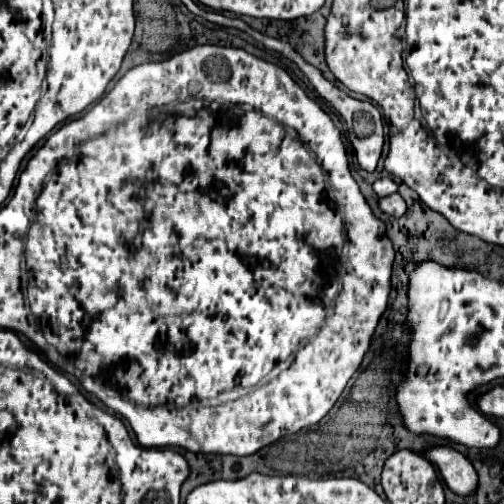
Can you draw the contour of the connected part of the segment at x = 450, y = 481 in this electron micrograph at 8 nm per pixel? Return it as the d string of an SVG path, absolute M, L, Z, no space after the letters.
M434 445L430 449L426 449L426 459L436 463L440 469L440 475L444 477L446 485L458 493L458 495L468 495L476 489L478 483L478 475L472 467L472 463L458 453L452 447L446 445Z

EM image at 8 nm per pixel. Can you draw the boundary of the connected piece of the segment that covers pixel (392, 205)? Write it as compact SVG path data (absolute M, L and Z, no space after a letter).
M394 193L394 195L390 195L390 197L382 197L382 199L380 199L380 209L382 209L384 213L388 213L388 215L402 217L404 211L406 211L406 203L404 203L404 199L402 199L398 193Z

